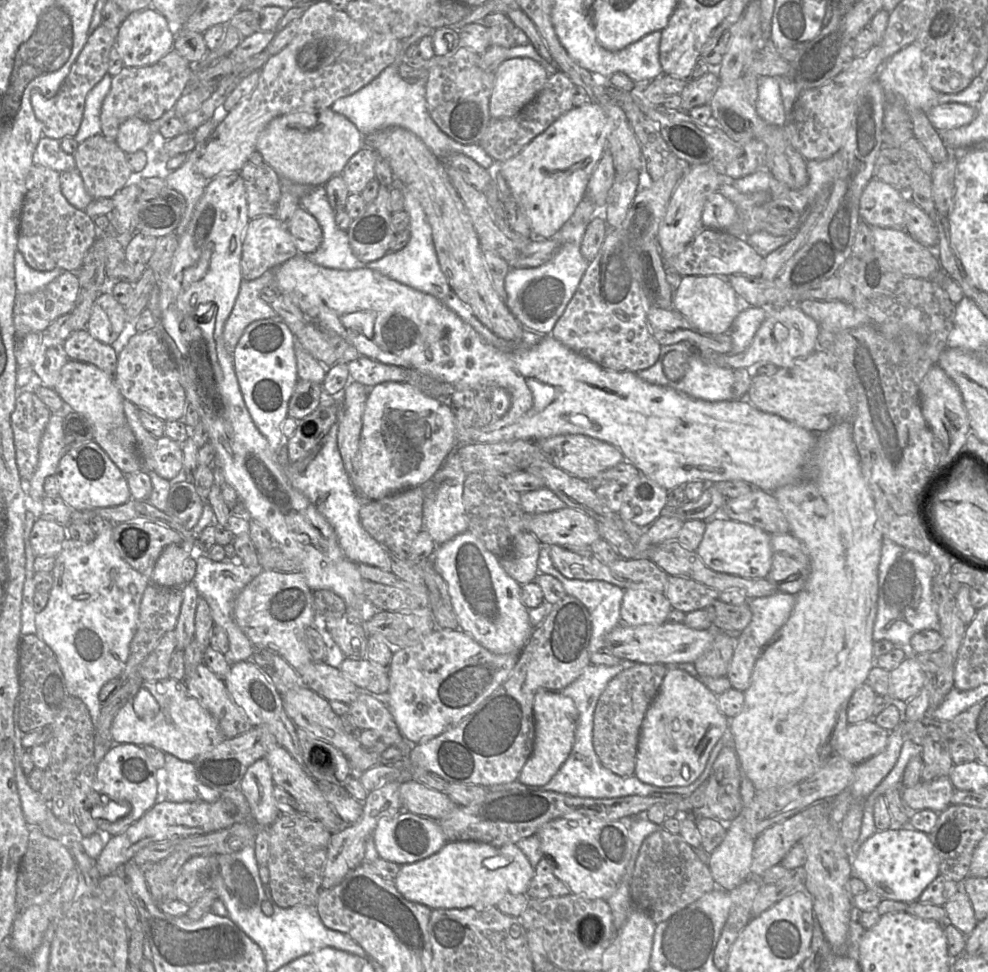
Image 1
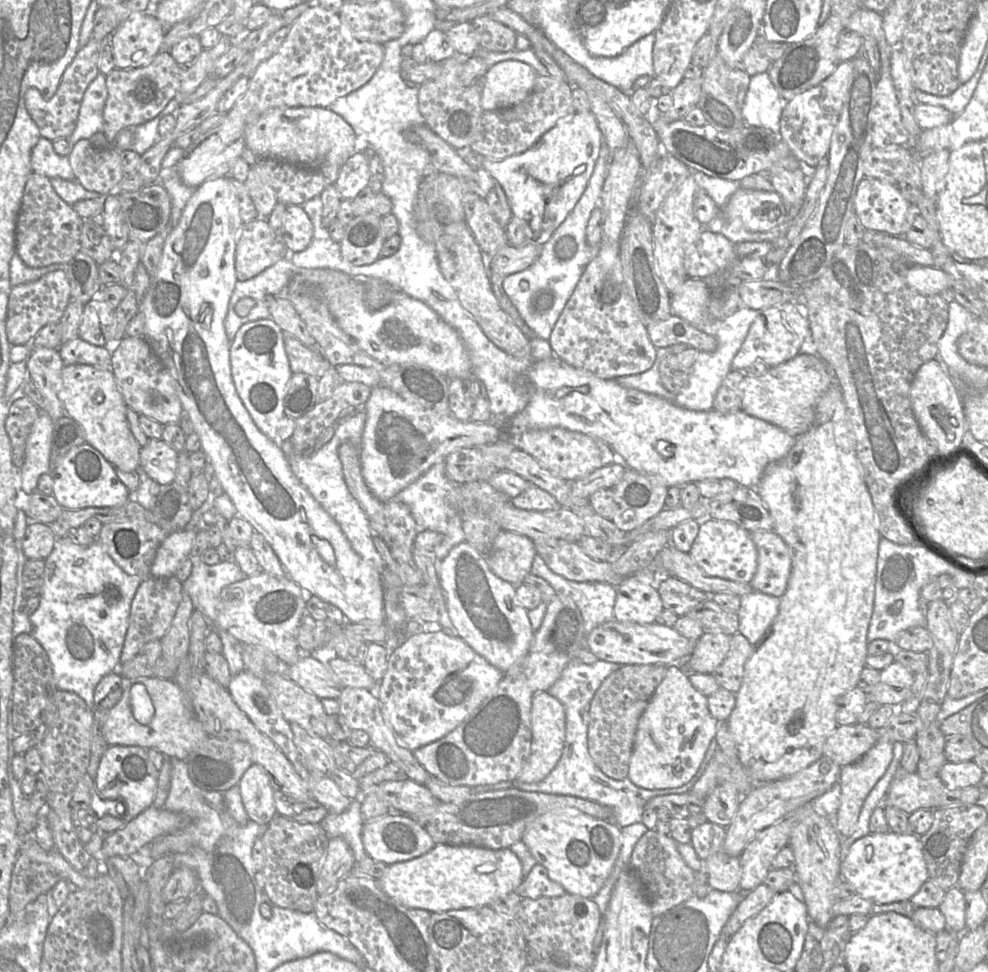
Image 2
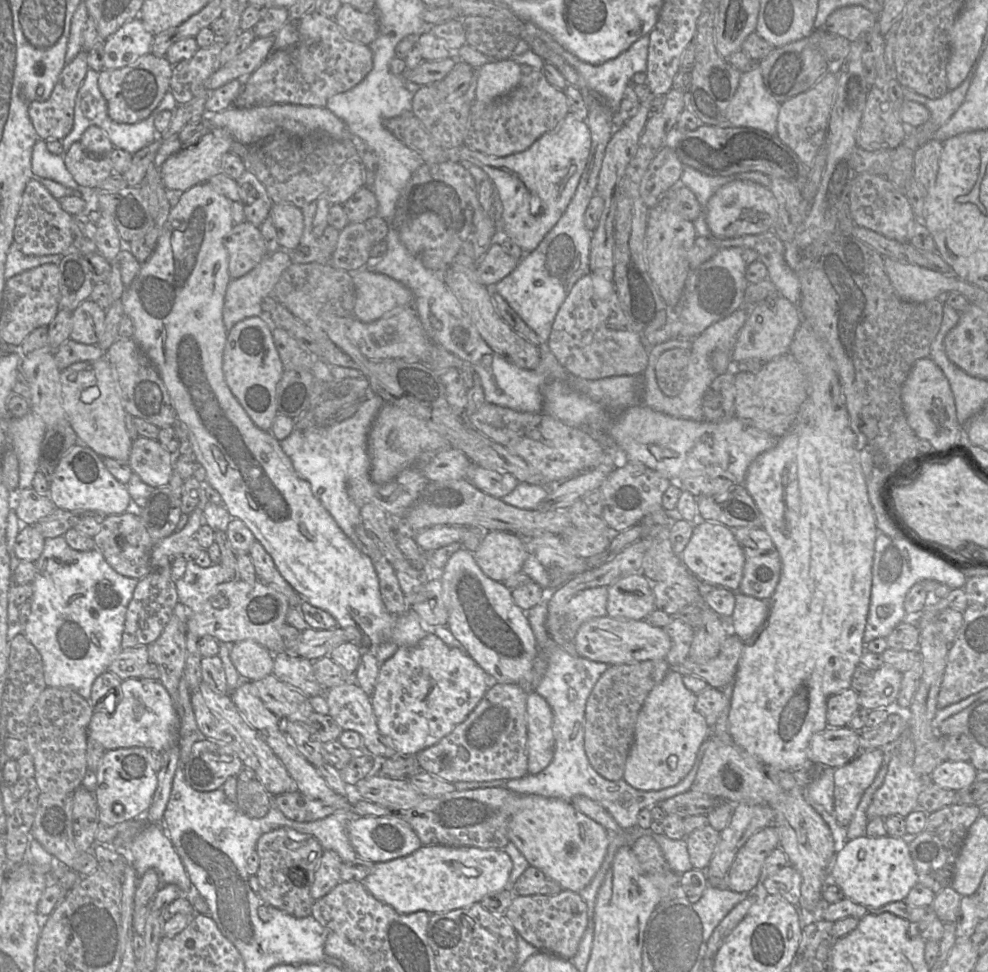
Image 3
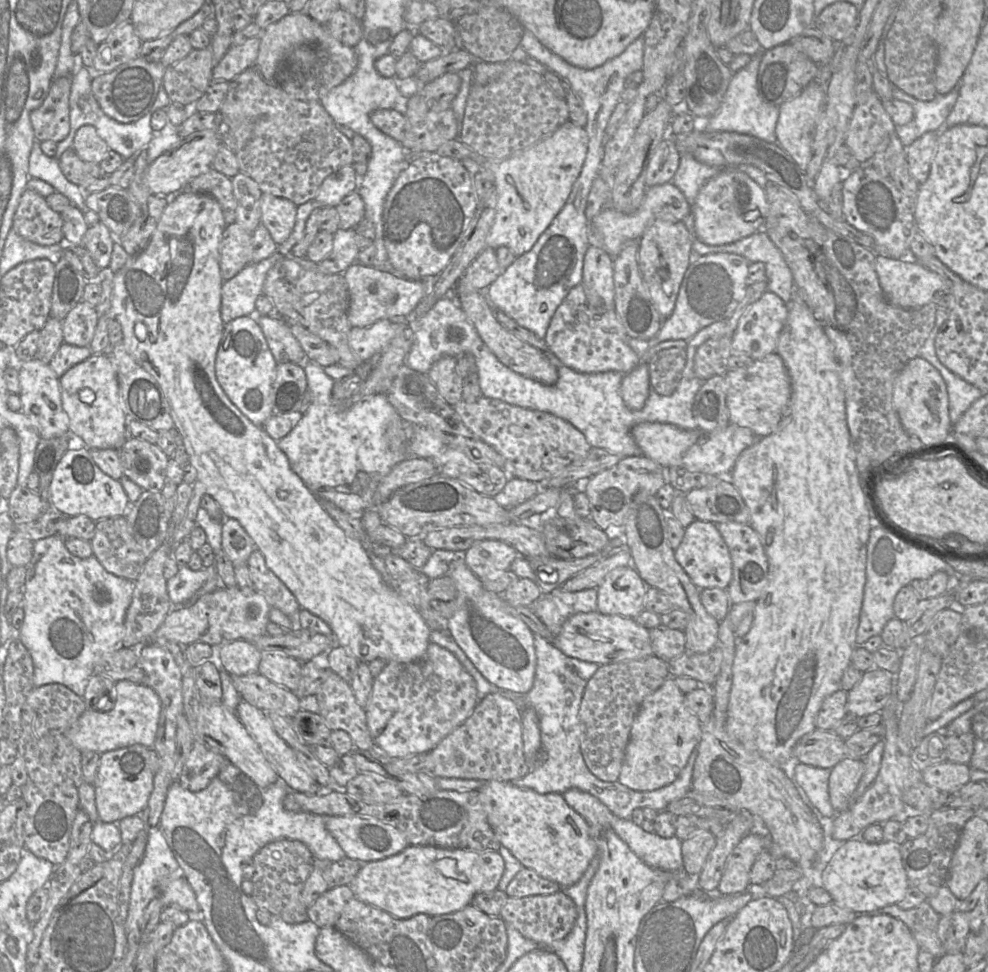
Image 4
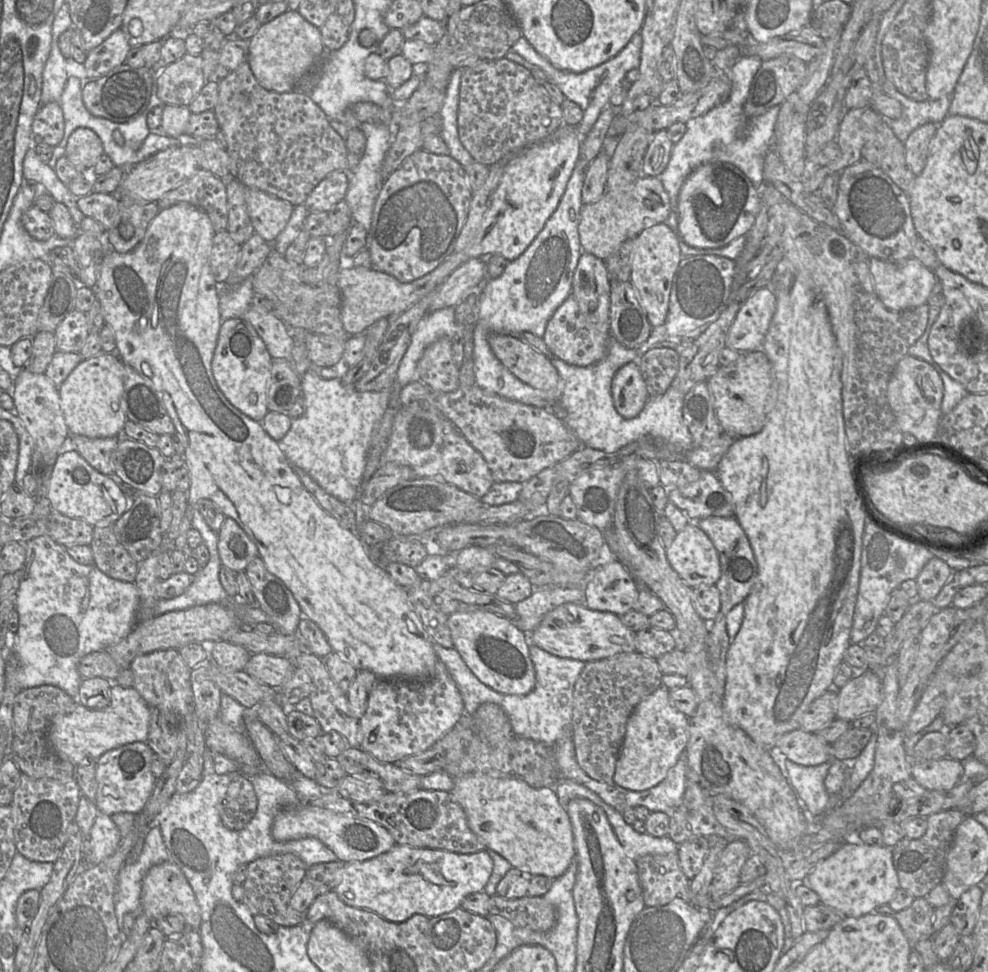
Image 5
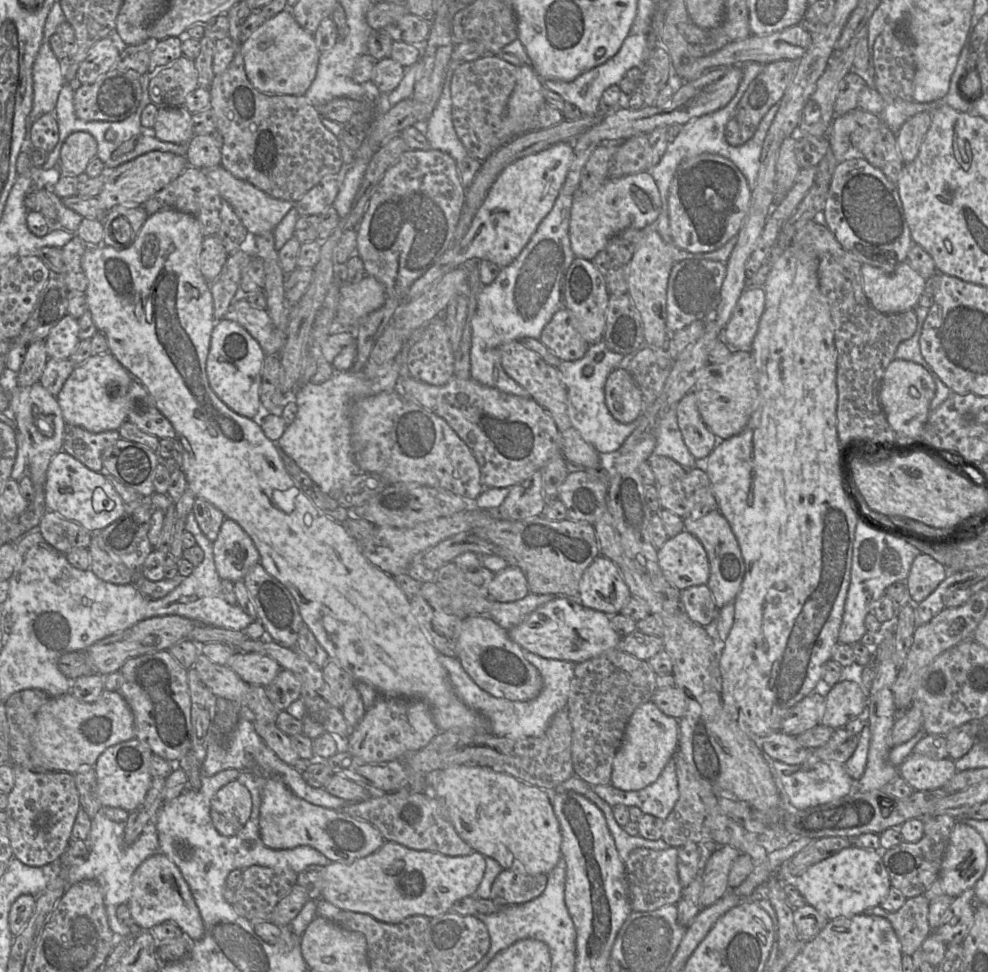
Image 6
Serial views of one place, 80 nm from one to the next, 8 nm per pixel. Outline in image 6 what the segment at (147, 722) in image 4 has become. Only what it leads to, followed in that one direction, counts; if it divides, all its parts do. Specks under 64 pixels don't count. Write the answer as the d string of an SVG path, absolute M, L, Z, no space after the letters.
M104 690L92 703L80 701L67 693L50 697L38 710L30 758L35 770L76 774L93 767L106 748L133 738L134 717L118 691Z

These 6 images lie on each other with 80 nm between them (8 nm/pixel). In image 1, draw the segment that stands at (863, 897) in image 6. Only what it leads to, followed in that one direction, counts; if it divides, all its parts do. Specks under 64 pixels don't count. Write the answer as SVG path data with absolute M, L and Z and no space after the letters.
M915 829L877 831L861 845L851 865L853 876L860 878L869 890L876 892L882 899L905 903L917 901L924 889L940 875L939 859L929 835Z

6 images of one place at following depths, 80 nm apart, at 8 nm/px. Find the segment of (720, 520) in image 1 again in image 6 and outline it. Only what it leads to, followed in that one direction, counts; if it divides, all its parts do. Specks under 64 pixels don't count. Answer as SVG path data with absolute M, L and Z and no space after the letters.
M683 530L658 549L658 562L665 578L679 590L706 584L710 564L702 543Z

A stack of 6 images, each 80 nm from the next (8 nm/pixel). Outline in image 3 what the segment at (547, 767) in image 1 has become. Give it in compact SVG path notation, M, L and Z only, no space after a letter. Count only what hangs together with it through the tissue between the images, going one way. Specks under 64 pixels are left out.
M530 692L526 703L528 774L538 774L552 761L555 739L552 731L553 713L547 701Z

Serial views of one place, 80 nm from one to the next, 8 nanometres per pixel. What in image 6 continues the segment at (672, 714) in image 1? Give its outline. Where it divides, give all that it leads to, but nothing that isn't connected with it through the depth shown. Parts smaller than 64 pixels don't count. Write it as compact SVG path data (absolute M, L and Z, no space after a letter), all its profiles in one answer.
M652 701L639 705L626 725L612 763L611 785L623 791L637 791L652 784L678 750L679 721L664 714Z

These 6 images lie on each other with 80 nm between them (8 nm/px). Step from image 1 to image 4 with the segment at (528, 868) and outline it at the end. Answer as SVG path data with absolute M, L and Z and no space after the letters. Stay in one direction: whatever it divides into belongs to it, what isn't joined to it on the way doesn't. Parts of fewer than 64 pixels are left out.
M409 845L390 857L363 863L348 885L359 900L395 918L406 919L419 913L431 917L454 913L470 905L476 894L497 889L504 869L505 862L498 851Z

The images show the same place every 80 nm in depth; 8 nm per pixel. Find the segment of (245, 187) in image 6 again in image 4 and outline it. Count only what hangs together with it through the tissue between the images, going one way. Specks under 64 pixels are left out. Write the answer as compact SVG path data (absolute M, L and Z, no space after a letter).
M263 193L260 201L261 224L279 245L290 236L296 221L297 206L290 200Z

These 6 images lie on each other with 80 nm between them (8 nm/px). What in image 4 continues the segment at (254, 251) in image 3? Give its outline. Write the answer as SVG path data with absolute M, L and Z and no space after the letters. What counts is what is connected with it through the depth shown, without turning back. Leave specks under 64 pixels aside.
M237 223L227 225L220 243L220 272L224 281L237 275L251 263L252 233Z

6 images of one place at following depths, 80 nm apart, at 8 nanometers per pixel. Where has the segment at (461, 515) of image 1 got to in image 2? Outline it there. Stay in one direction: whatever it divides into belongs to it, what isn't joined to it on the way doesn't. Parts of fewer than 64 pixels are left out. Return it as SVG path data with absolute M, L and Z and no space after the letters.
M445 462L433 464L423 475L413 483L397 493L391 500L407 504L411 510L418 531L431 530L443 535L443 540L434 549L434 560L439 562L449 551L459 543L465 541L462 530L462 517L460 512L448 503L450 491L457 485L445 475Z

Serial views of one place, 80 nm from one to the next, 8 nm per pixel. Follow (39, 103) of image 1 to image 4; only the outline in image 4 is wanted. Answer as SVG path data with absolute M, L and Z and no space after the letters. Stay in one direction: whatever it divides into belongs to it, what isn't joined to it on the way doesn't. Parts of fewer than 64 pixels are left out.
M72 75L53 80L43 103L30 113L30 120L38 142L61 142L70 131L69 97Z

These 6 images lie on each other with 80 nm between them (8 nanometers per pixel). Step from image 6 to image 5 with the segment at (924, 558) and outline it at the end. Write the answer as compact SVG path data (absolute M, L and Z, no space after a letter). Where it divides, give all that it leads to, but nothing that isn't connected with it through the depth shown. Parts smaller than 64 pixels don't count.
M931 558L916 578L918 598L933 600L951 578L954 571L941 559Z

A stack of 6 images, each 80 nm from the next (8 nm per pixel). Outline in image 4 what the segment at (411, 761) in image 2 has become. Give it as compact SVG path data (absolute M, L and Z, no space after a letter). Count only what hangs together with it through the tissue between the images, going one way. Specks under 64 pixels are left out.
M329 668L325 671L326 679L315 696L326 726L331 731L347 732L354 749L377 748L367 727L365 709L357 704L350 683Z

